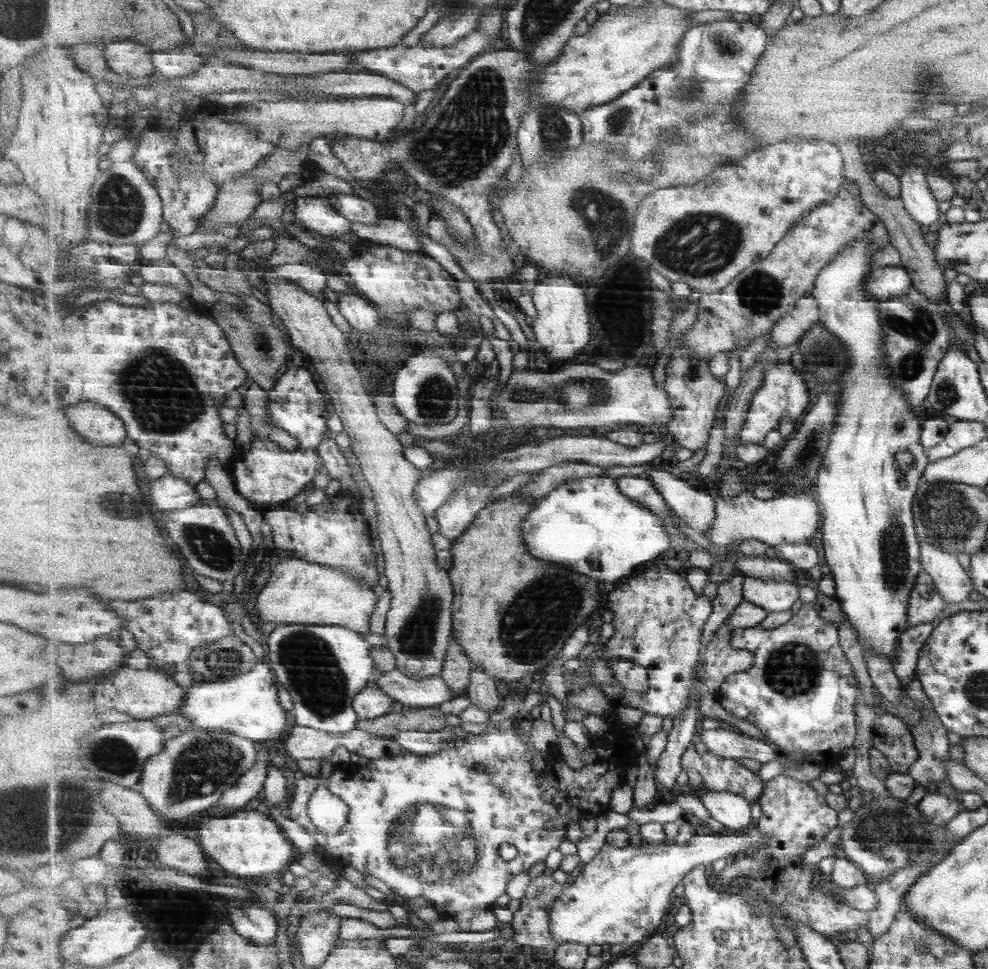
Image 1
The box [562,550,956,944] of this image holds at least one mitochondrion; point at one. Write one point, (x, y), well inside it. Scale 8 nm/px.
(883, 828)

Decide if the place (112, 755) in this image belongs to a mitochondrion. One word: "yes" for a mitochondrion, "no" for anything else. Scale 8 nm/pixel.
yes

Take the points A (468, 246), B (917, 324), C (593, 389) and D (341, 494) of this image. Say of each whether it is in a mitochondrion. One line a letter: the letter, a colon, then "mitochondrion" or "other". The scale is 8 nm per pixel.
A: other
B: mitochondrion
C: mitochondrion
D: other

